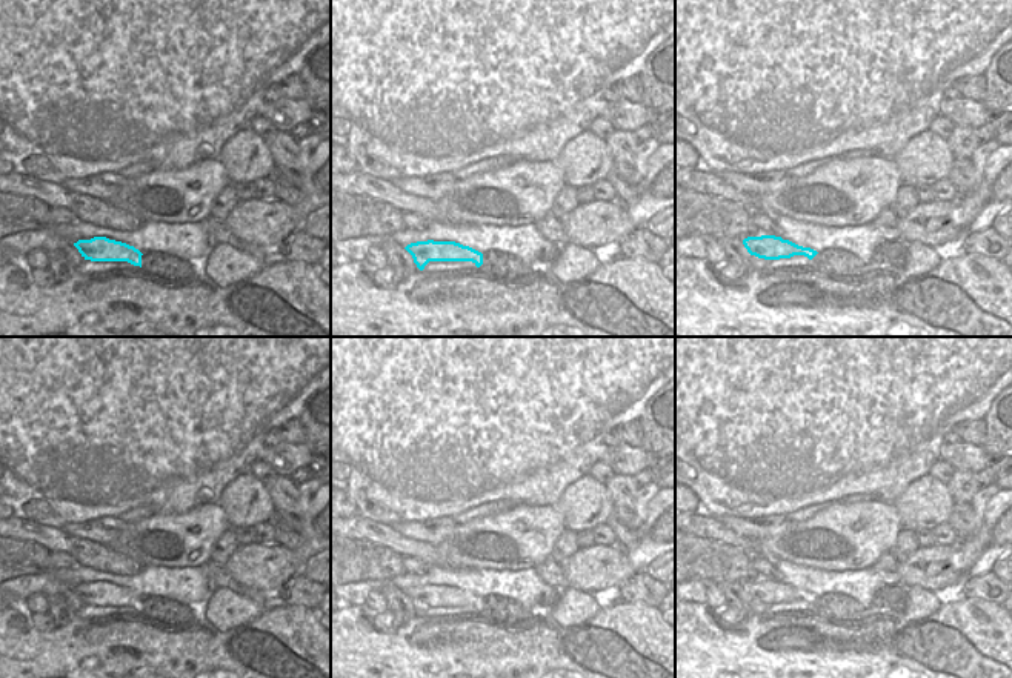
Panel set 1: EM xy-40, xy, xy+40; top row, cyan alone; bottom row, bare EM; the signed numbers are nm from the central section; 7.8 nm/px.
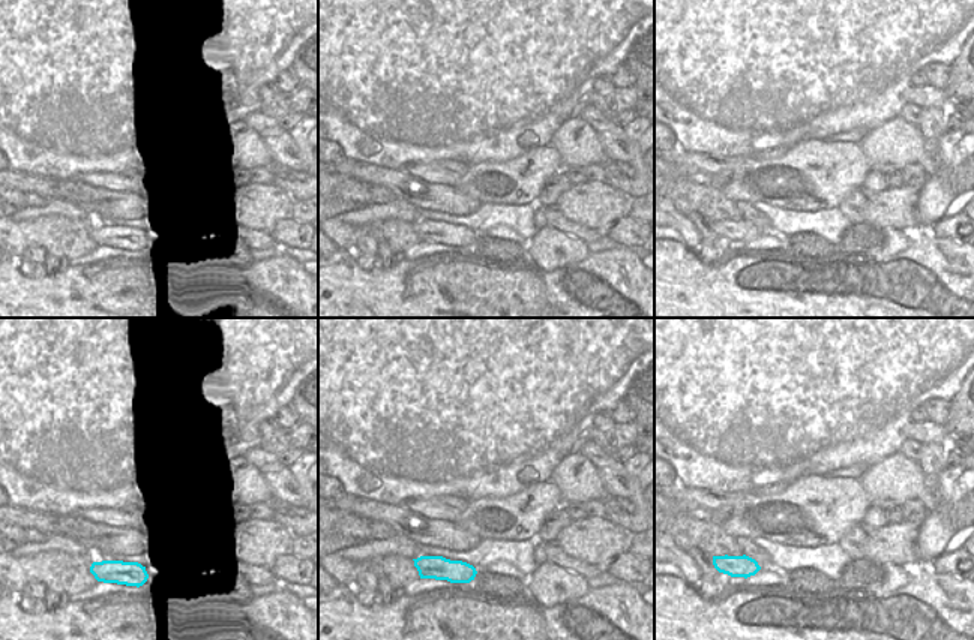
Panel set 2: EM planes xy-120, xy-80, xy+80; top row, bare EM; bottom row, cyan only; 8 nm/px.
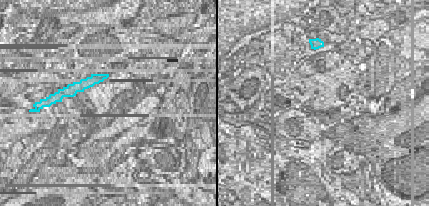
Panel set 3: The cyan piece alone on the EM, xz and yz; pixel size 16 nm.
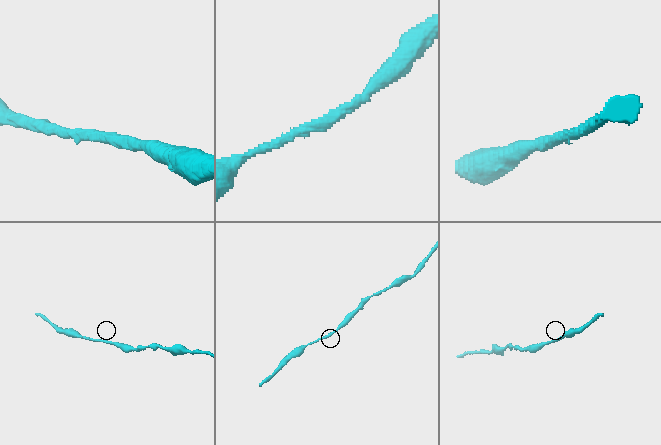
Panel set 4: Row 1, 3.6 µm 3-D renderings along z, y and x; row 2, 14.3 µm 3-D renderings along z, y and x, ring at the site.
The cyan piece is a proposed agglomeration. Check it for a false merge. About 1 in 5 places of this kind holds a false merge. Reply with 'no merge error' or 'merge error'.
no merge error

